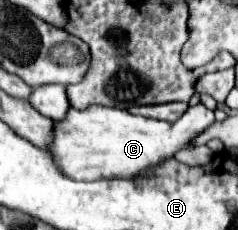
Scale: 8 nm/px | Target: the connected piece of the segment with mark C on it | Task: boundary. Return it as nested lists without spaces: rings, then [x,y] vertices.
[[[202,102],[190,106],[176,124],[106,106],[88,106],[84,110],[70,108],[68,112],[70,116],[64,116],[64,120],[54,120],[54,142],[46,150],[54,164],[72,180],[134,178],[148,166],[156,166],[164,158],[172,158],[178,150],[190,148],[190,140],[214,122],[214,112]]]

